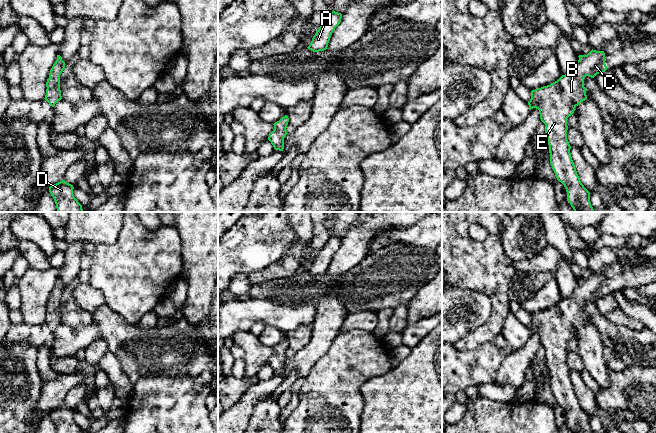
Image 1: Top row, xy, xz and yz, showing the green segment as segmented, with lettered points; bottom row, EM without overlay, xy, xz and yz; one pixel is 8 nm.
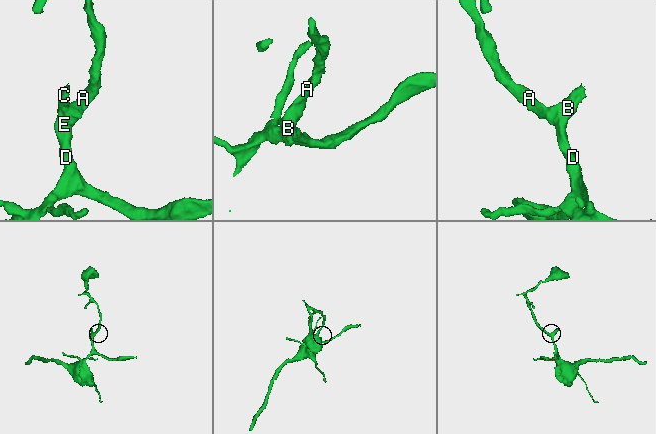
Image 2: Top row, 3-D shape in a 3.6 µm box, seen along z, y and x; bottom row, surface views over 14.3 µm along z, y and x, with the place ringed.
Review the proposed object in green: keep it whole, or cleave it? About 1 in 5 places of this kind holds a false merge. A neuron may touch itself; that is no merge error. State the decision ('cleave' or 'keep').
keep

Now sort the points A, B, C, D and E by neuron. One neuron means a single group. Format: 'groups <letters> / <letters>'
groups A B C D E

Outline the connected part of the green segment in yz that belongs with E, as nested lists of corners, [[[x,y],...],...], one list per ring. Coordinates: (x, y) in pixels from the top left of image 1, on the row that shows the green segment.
[[[592,49],[587,55],[578,57],[570,74],[562,75],[550,85],[532,90],[528,105],[530,110],[539,110],[540,119],[545,124],[550,164],[557,180],[566,189],[567,201],[574,212],[593,212],[590,192],[581,183],[571,157],[571,146],[567,140],[567,118],[587,99],[584,78],[594,78],[605,72],[607,66],[604,51]]]

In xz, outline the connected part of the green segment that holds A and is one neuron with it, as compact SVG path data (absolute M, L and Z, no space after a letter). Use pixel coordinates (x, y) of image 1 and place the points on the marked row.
M331 11L324 23L316 31L310 45L307 47L313 52L324 51L328 47L331 35L335 28L340 24L342 14Z

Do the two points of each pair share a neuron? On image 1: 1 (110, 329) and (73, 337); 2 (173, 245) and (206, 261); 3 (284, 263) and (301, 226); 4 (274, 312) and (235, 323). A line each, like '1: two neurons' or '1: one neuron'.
1: two neurons
2: two neurons
3: one neuron
4: one neuron

